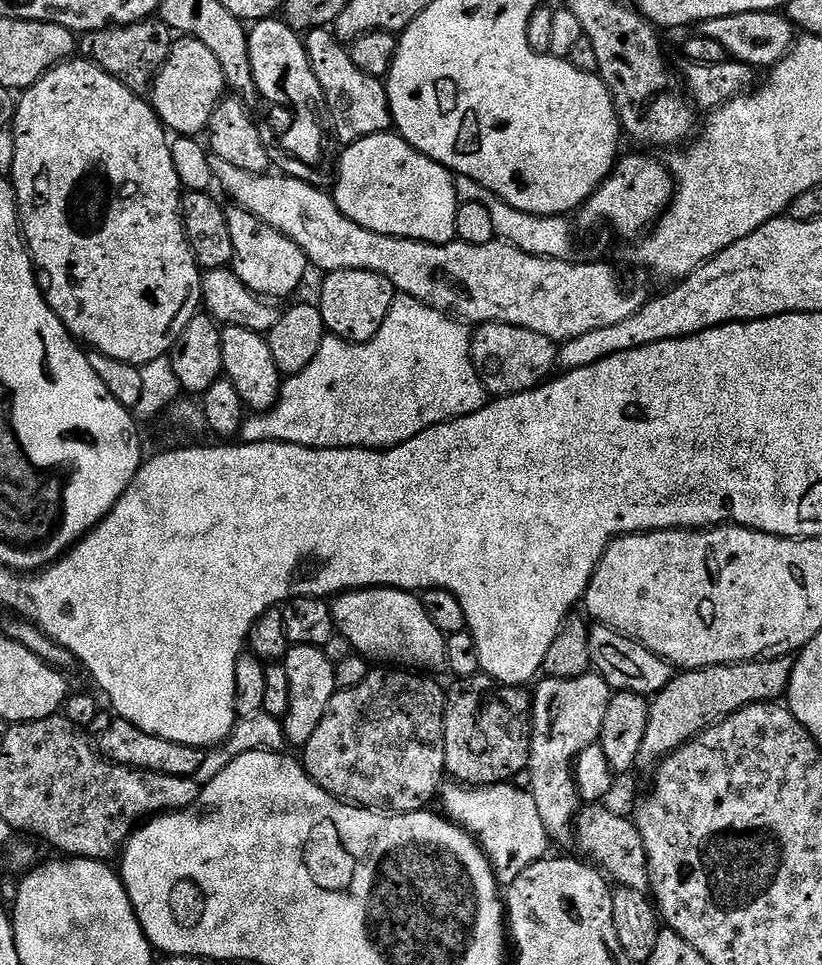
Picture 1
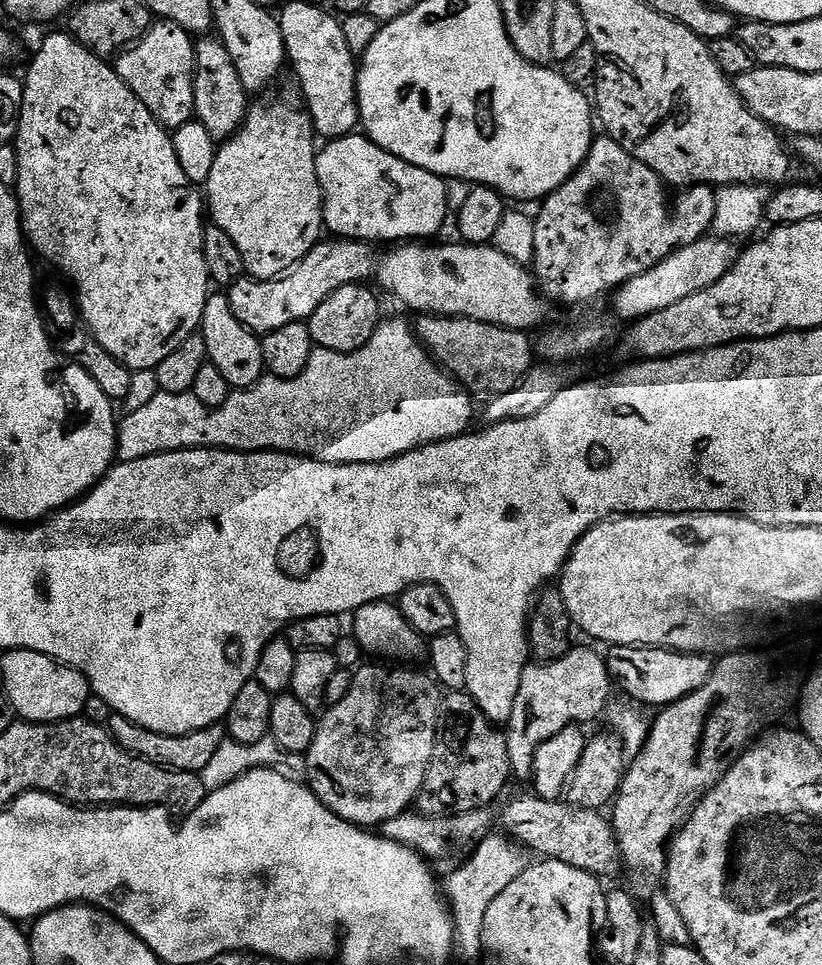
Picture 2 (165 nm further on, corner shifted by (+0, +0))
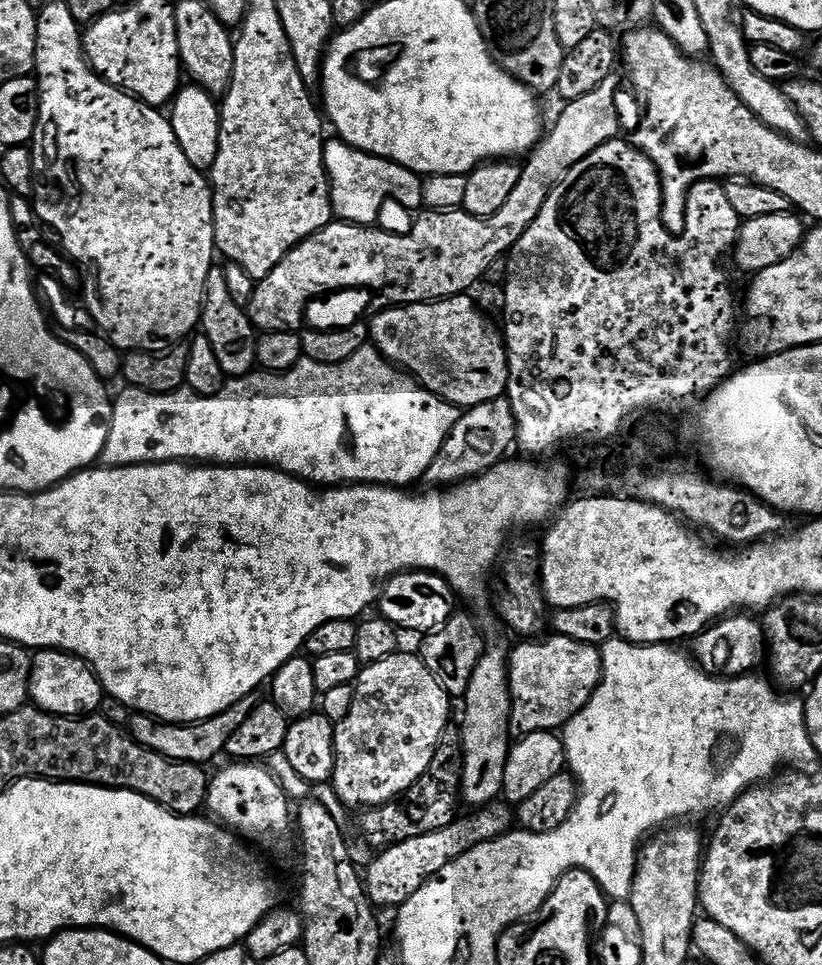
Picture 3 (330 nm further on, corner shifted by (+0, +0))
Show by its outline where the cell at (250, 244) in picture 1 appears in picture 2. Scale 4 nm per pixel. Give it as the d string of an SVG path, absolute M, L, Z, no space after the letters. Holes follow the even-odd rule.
M284 92L265 104L253 103L249 107L243 126L217 147L214 170L210 170L206 185L206 208L211 223L230 234L230 242L234 242L238 254L242 254L244 271L253 280L274 280L291 272L298 261L310 254L315 244L321 243L326 232L324 195L316 169L318 148L312 145L312 120L301 97L292 92Z

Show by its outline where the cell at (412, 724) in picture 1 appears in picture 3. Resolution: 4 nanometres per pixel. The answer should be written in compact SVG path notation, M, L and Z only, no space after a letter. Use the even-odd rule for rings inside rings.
M404 650L382 658L382 662L363 665L354 687L354 706L350 706L350 714L346 714L346 718L336 724L336 761L330 783L337 798L348 810L367 810L395 800L410 790L410 786L414 786L422 774L426 774L436 756L436 749L441 747L443 740L440 739L448 728L448 715L452 712L453 701L438 678L426 670L419 655L412 653L411 656Z

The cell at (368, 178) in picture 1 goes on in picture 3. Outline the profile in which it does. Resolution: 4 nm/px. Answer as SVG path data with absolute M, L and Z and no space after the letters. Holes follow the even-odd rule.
M339 138L325 143L324 165L328 171L328 185L332 188L332 211L341 221L361 226L375 225L387 200L397 200L404 208L419 209L423 205L424 186L416 173L392 160L351 148Z

